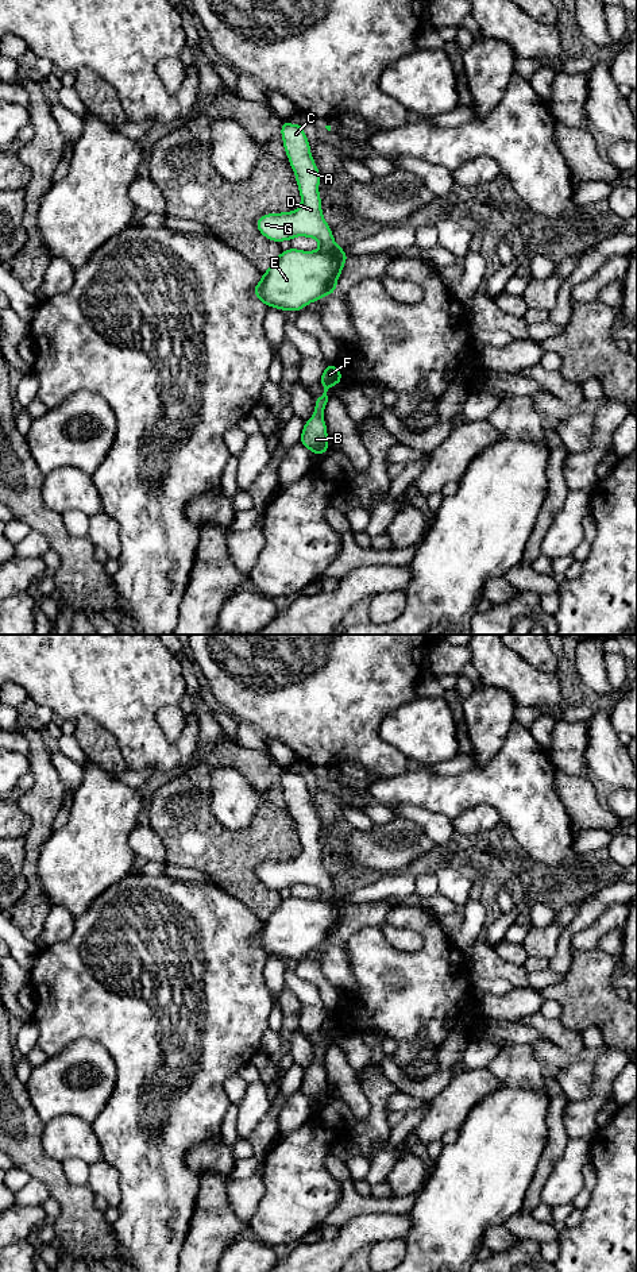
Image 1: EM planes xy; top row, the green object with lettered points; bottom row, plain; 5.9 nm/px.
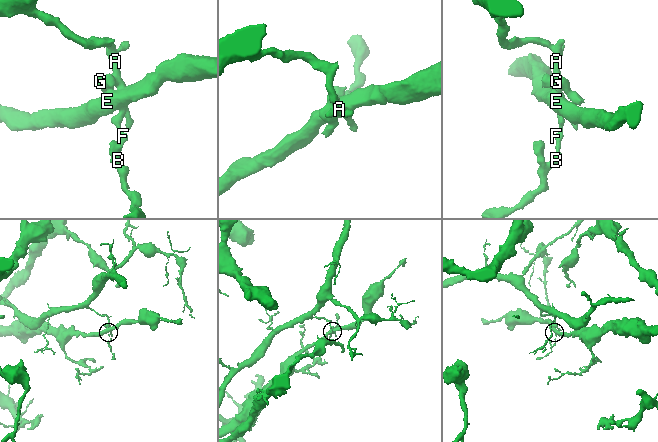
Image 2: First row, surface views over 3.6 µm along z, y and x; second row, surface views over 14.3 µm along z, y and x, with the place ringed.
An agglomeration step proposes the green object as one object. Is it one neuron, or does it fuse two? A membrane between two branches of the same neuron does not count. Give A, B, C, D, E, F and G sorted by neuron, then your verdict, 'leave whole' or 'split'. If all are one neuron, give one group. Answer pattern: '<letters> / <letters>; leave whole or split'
A B C D F G / E; split

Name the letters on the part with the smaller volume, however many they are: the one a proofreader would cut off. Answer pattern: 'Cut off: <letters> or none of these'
Cut off: A, B, C, D, F, G

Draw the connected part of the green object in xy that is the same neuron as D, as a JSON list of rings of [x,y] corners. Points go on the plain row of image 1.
[[[282,768],[281,783],[297,828],[301,853],[293,860],[260,864],[255,871],[256,876],[265,886],[275,891],[297,884],[314,886],[320,891],[320,898],[336,907],[340,905],[340,895],[323,864],[318,841],[320,820],[310,803],[310,791],[302,772],[290,772]]]

